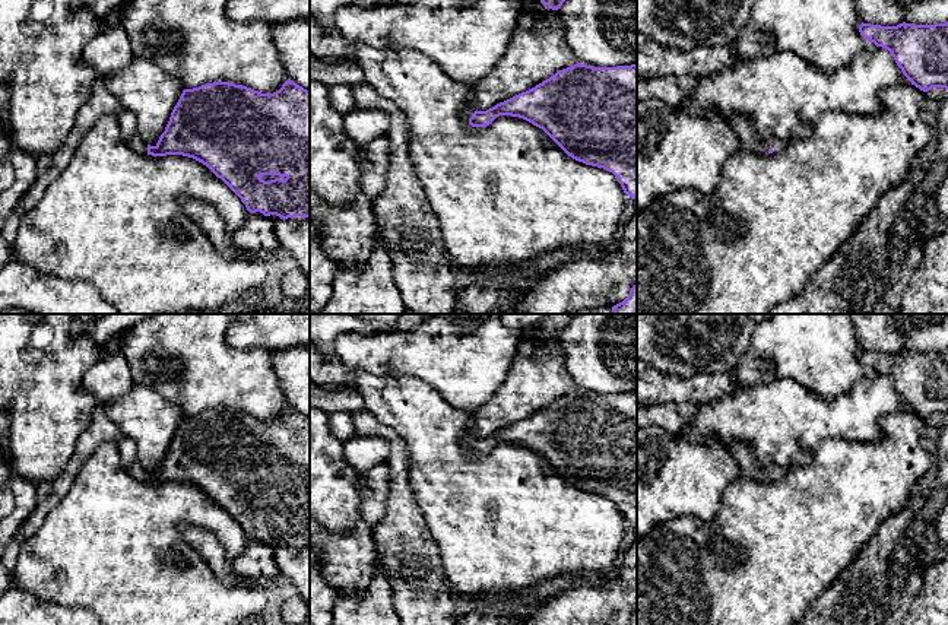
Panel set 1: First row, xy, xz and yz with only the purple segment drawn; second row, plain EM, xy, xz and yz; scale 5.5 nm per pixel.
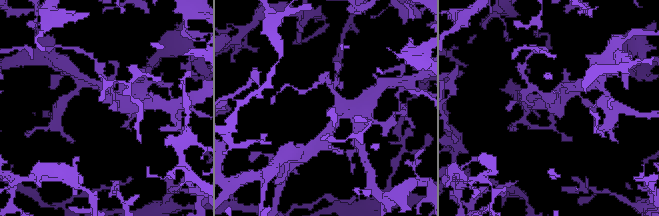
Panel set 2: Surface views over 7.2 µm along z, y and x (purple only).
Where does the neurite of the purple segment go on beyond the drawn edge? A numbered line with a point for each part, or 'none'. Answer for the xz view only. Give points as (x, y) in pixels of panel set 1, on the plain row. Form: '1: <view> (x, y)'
1: xz (471, 434)

